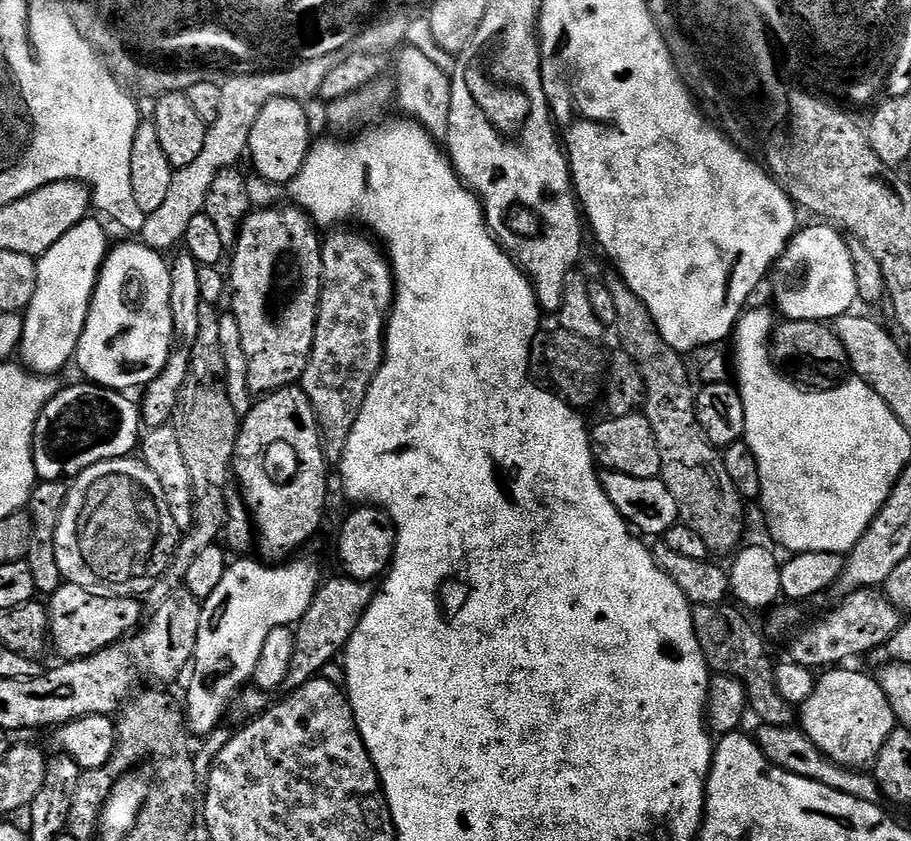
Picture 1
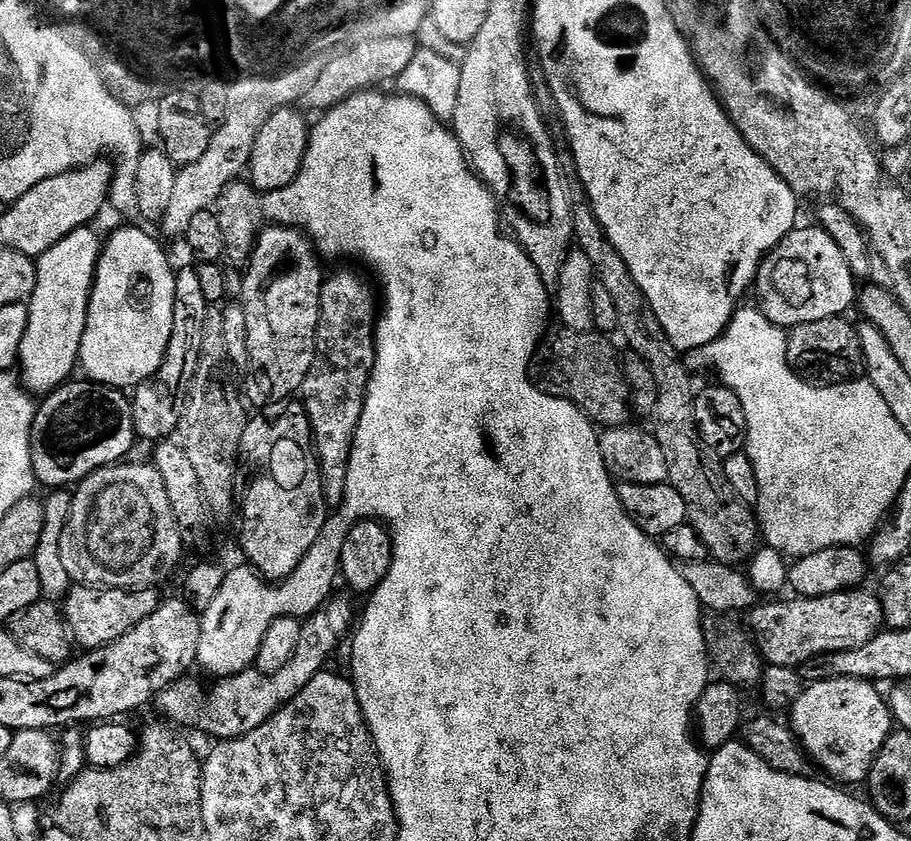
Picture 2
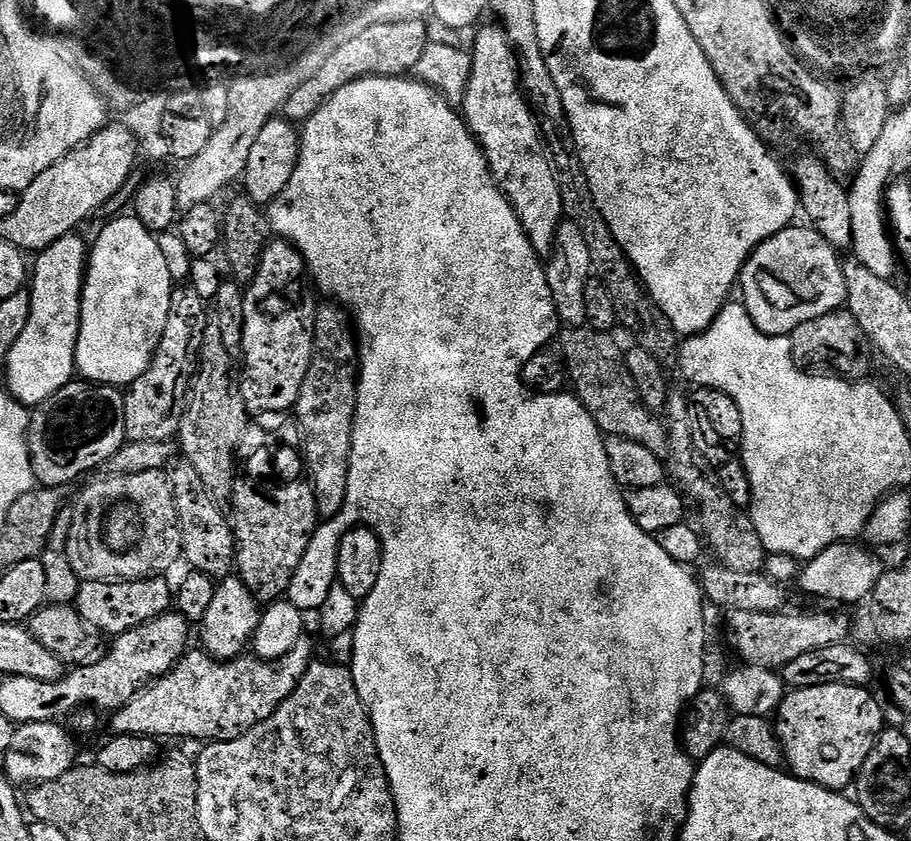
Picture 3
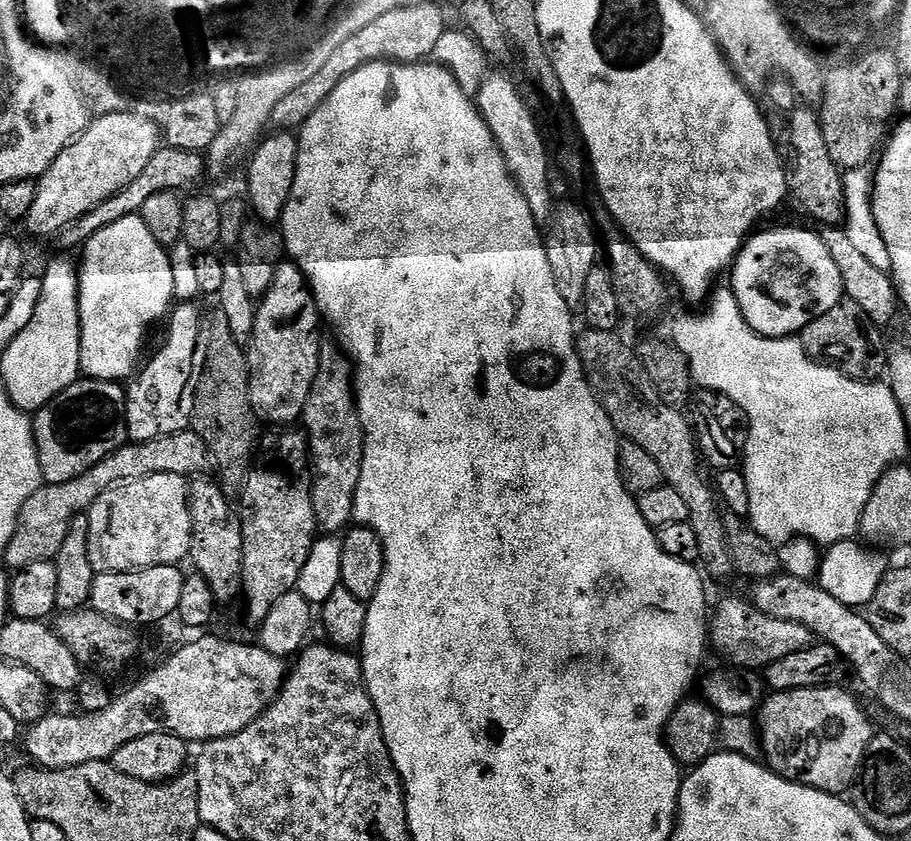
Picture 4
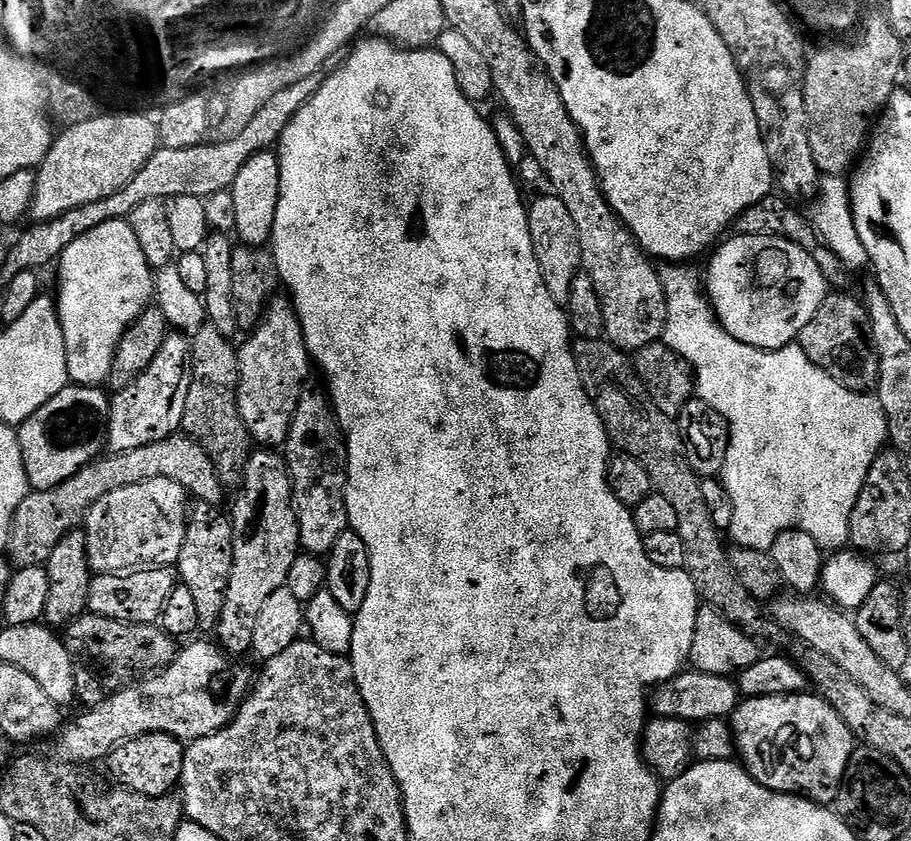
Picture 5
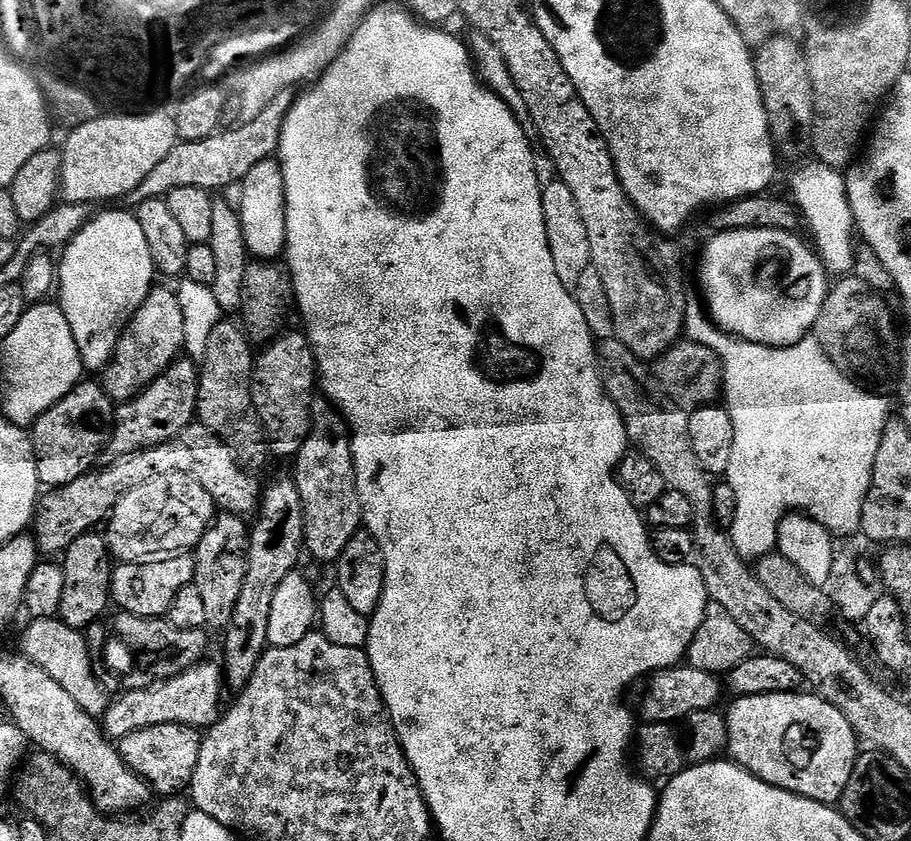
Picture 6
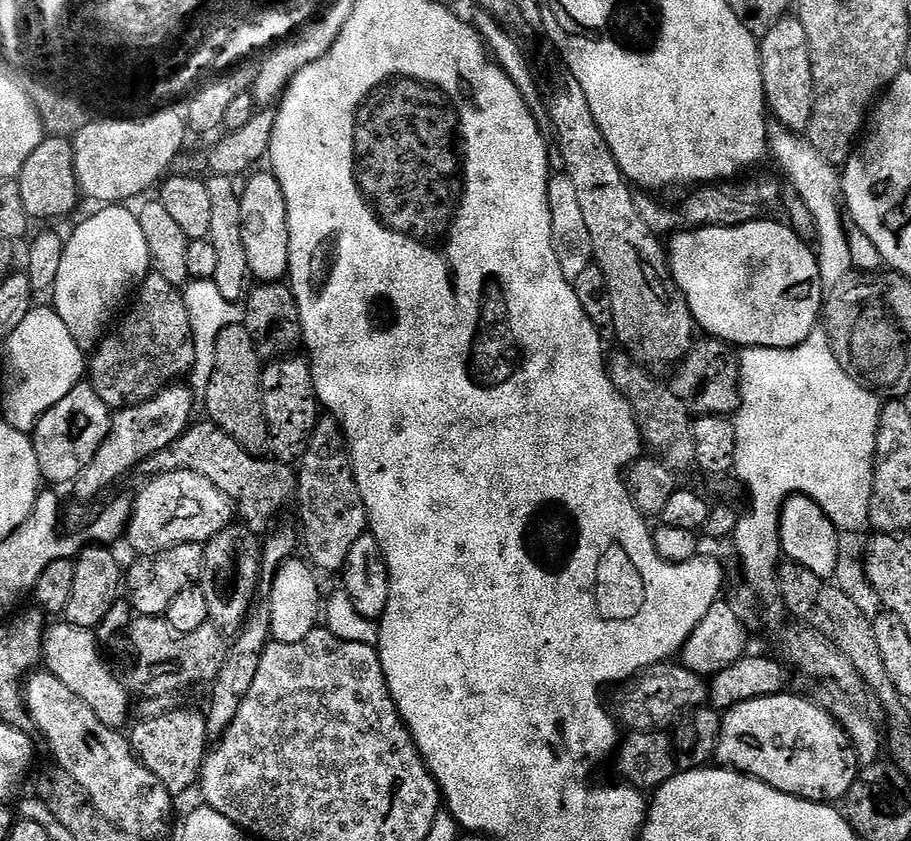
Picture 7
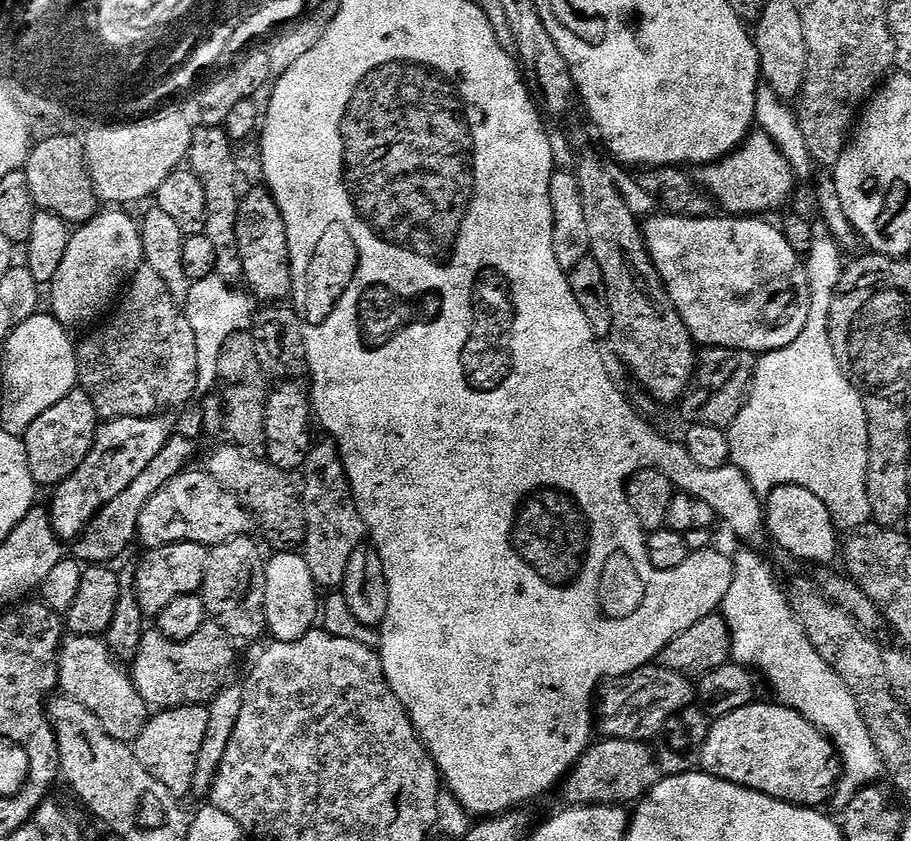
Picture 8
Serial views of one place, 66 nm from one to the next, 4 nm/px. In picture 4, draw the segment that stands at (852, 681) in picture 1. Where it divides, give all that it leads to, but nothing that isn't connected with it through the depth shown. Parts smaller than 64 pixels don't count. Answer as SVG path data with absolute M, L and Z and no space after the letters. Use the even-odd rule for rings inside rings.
M829 686L772 692L758 709L760 746L767 767L783 780L791 780L794 784L805 784L807 788L816 788L819 792L847 793L860 775L874 729L867 714L860 709L859 702L844 690L840 686Z

